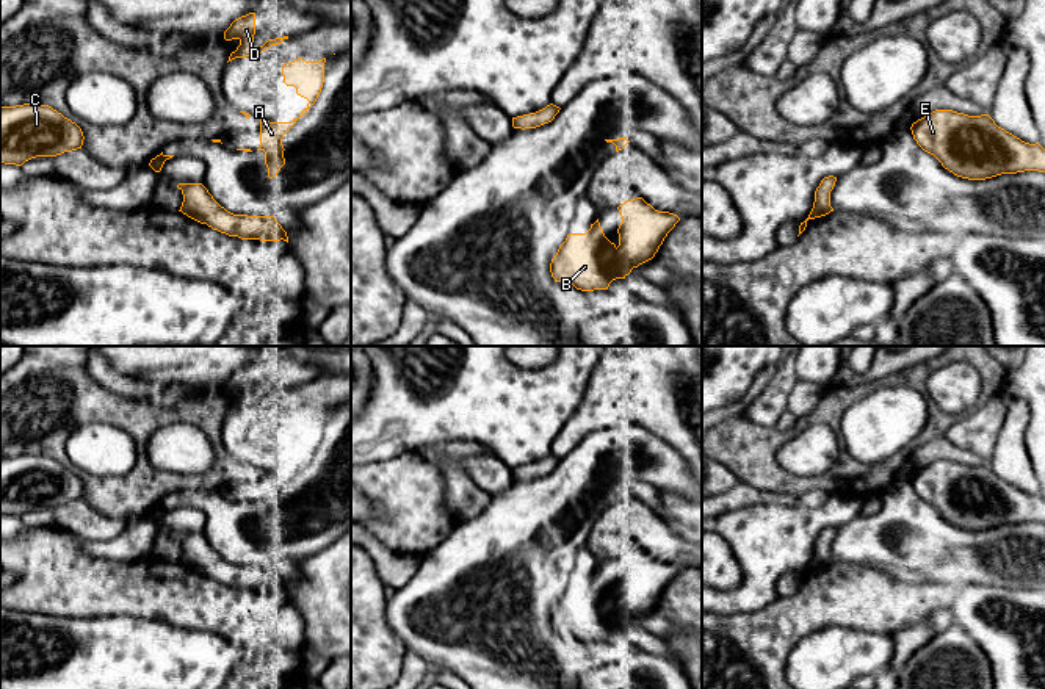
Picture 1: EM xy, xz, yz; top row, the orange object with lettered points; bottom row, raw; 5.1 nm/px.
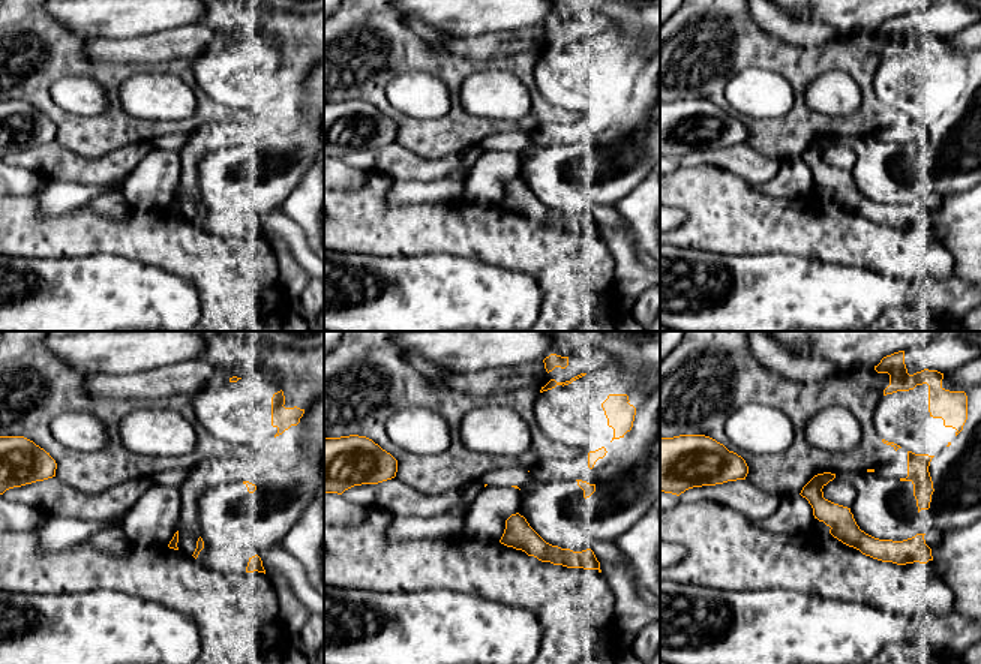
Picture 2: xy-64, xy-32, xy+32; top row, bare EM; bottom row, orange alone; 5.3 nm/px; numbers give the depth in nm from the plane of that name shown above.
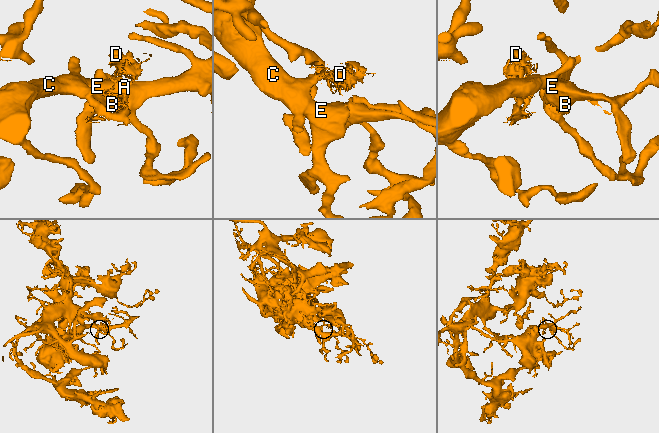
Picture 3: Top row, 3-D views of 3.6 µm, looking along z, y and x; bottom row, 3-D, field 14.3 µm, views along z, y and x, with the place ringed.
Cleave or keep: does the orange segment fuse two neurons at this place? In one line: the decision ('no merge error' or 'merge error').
merge error

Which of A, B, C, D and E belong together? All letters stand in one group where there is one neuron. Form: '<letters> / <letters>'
A D / B C E

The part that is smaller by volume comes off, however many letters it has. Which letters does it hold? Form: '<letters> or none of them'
A, D

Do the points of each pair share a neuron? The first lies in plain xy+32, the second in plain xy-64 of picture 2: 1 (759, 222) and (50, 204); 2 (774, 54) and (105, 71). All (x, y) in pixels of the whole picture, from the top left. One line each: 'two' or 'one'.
1: two
2: one

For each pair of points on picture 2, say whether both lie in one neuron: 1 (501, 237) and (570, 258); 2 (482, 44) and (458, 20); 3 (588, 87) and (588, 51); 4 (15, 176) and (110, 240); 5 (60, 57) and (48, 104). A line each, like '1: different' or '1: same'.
1: same
2: different
3: same
4: different
5: same

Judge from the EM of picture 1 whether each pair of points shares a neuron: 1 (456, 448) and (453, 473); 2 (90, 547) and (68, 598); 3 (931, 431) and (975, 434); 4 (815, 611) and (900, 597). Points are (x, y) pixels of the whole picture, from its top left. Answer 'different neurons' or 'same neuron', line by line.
1: same neuron
2: different neurons
3: different neurons
4: same neuron

